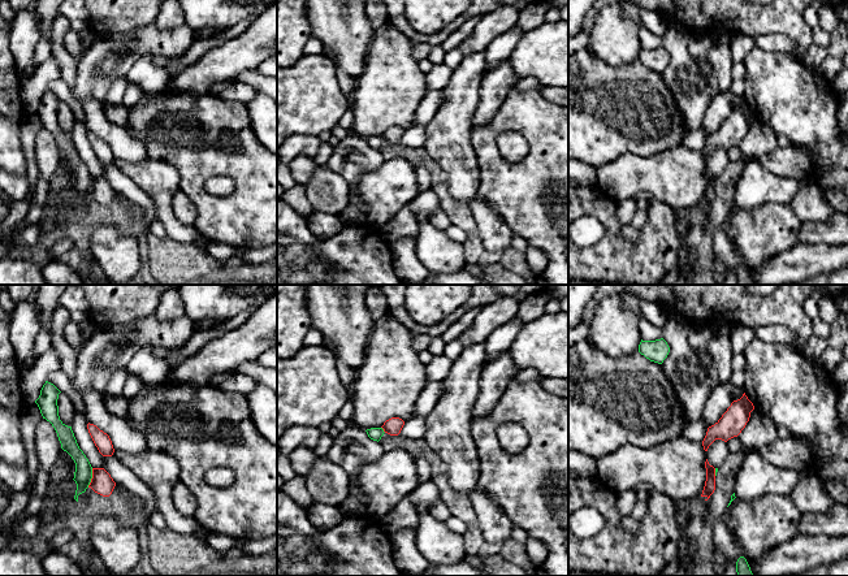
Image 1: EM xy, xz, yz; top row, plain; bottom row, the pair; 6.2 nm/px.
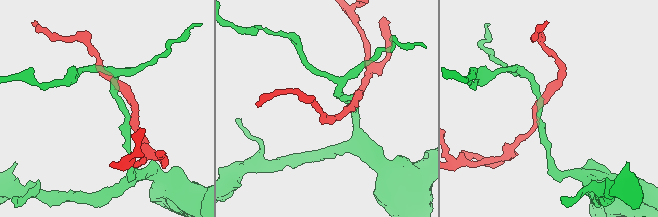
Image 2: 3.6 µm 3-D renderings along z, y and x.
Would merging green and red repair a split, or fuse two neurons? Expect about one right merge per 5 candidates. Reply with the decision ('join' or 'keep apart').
keep apart

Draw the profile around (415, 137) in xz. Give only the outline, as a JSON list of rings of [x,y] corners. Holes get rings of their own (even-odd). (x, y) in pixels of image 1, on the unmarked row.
[[[411,126],[404,131],[399,144],[419,148],[425,143],[425,126]]]

